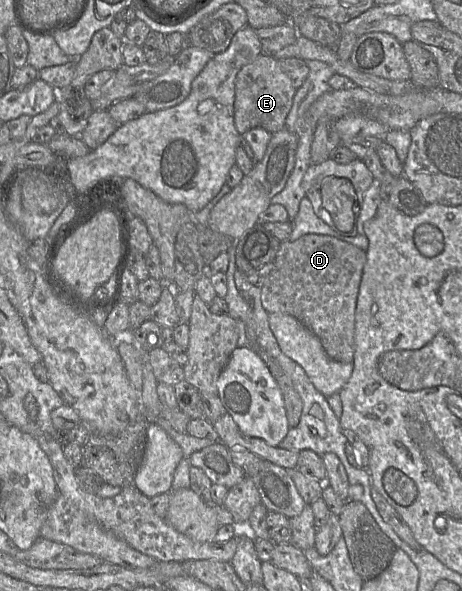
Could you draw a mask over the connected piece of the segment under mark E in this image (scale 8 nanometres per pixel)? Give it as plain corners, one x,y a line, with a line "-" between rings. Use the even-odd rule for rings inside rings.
261,53
240,69
235,79
234,122
240,135
253,128
263,128
274,134
285,128
285,121
297,89
281,68
280,61

